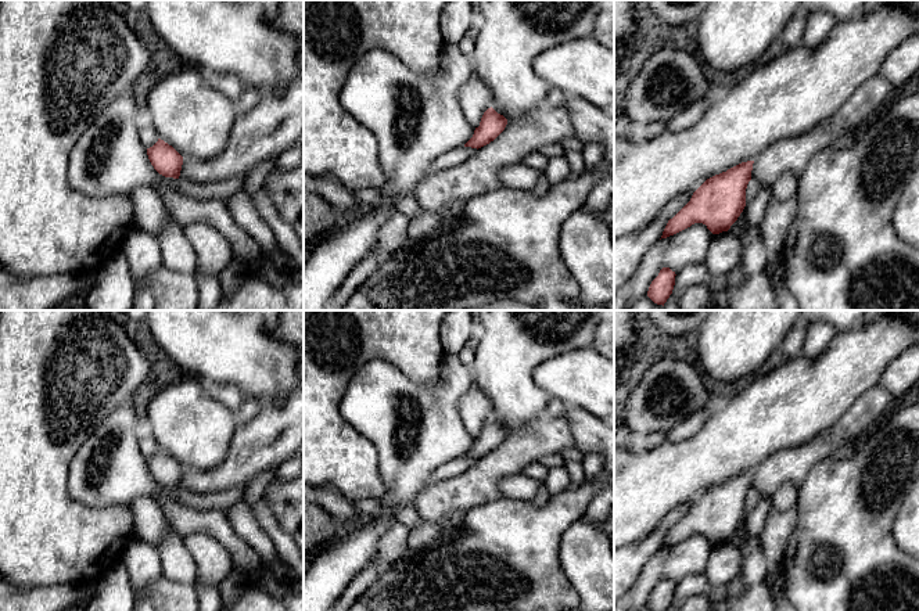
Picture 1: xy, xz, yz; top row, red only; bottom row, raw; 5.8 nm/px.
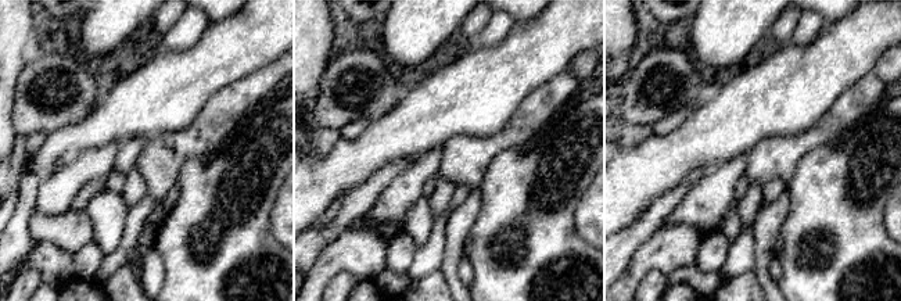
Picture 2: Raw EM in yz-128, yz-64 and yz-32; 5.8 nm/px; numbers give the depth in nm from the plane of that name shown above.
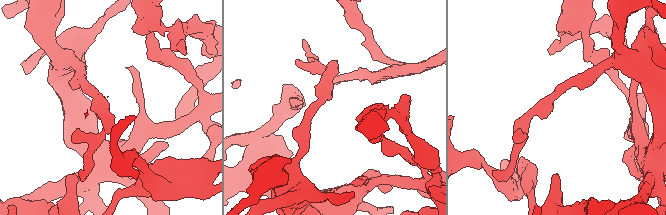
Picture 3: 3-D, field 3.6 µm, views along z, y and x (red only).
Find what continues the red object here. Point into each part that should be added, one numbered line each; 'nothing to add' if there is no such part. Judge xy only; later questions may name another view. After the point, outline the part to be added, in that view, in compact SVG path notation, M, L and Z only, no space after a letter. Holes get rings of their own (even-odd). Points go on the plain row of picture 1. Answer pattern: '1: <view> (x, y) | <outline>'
nothing to add

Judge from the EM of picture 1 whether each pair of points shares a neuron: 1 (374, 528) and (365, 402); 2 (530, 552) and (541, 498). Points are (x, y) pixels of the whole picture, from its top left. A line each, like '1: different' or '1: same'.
1: same
2: different

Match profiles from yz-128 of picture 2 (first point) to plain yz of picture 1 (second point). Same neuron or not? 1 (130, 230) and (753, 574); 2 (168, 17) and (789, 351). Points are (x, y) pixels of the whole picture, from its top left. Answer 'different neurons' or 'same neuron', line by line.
1: same neuron
2: same neuron

